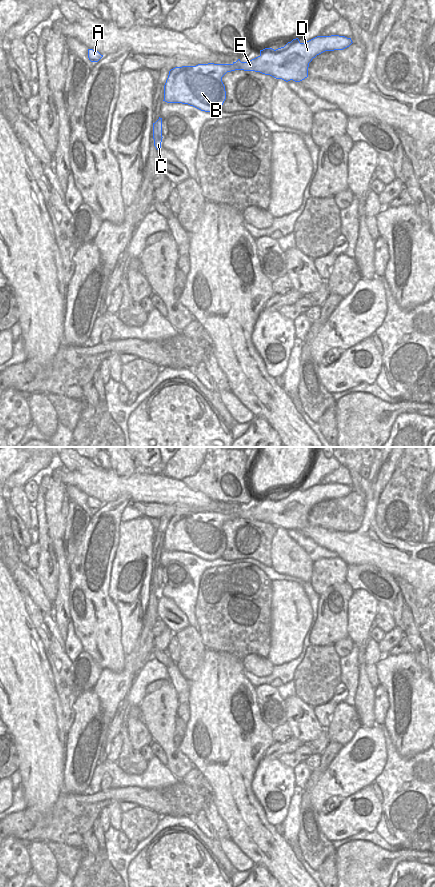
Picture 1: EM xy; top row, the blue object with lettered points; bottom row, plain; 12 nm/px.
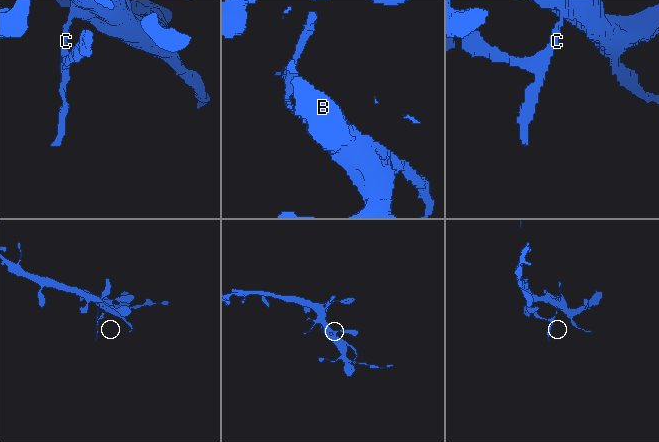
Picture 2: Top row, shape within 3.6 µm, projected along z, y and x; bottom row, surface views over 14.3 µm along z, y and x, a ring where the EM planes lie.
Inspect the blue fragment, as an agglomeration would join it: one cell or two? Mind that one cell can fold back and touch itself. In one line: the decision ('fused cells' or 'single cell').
fused cells

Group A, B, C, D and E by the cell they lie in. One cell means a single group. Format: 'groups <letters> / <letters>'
groups A B D E / C

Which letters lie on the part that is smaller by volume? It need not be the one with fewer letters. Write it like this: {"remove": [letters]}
{"remove": ["C"]}

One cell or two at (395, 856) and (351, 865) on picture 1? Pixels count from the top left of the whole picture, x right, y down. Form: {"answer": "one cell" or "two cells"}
{"answer": "one cell"}

